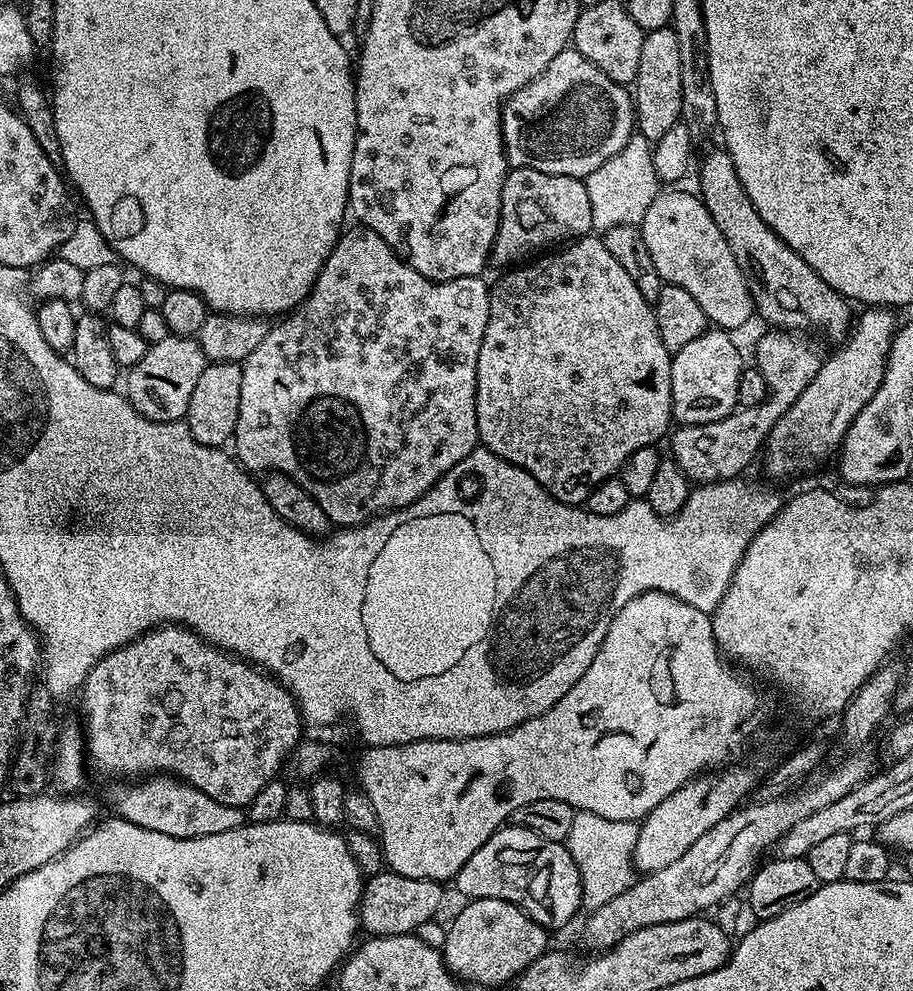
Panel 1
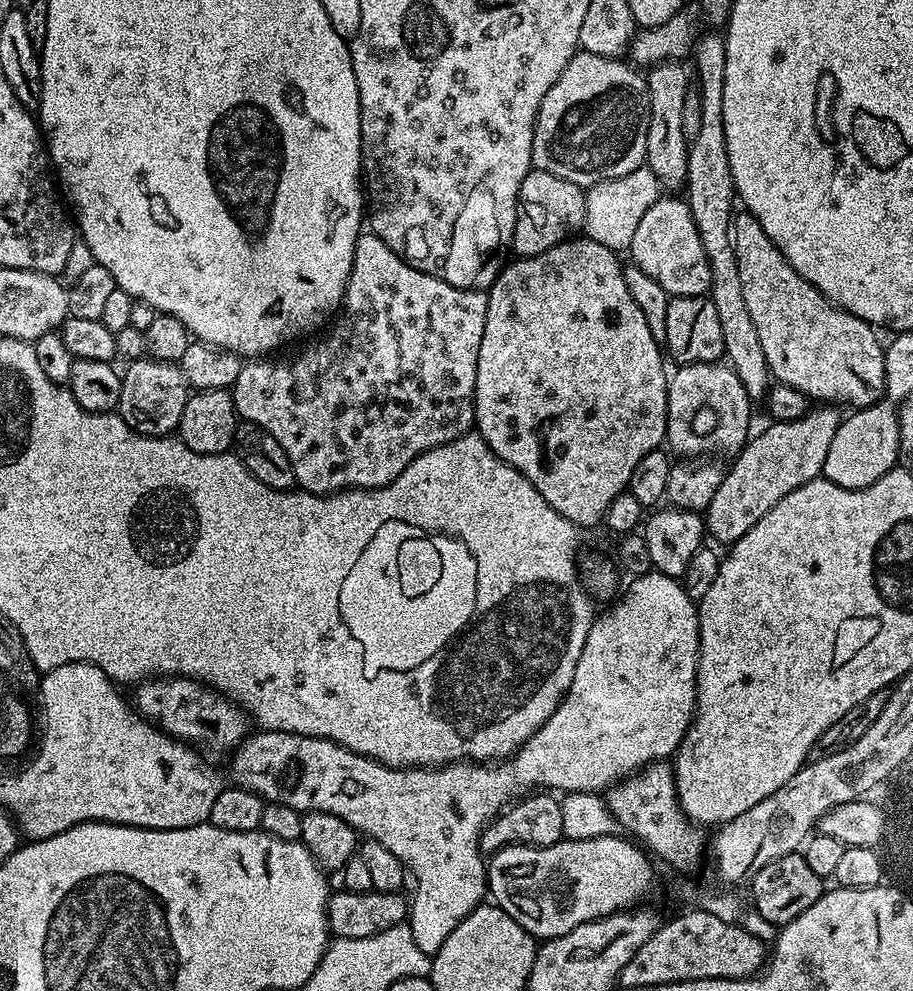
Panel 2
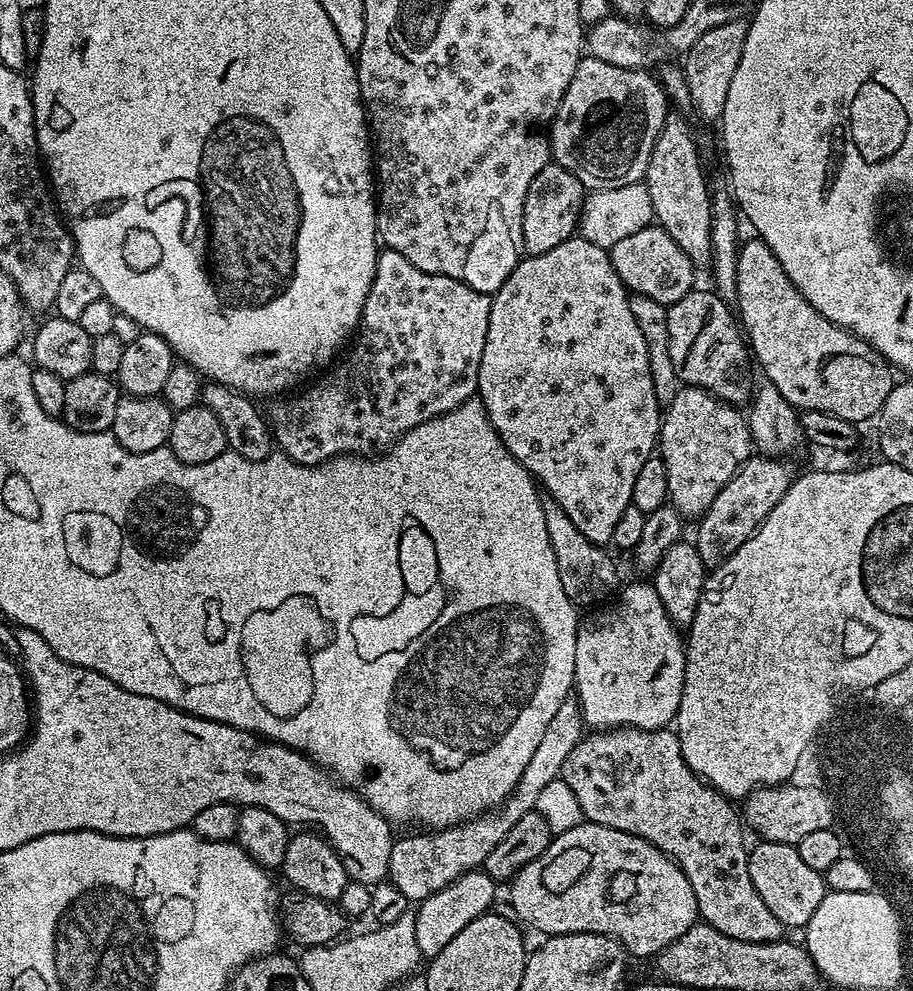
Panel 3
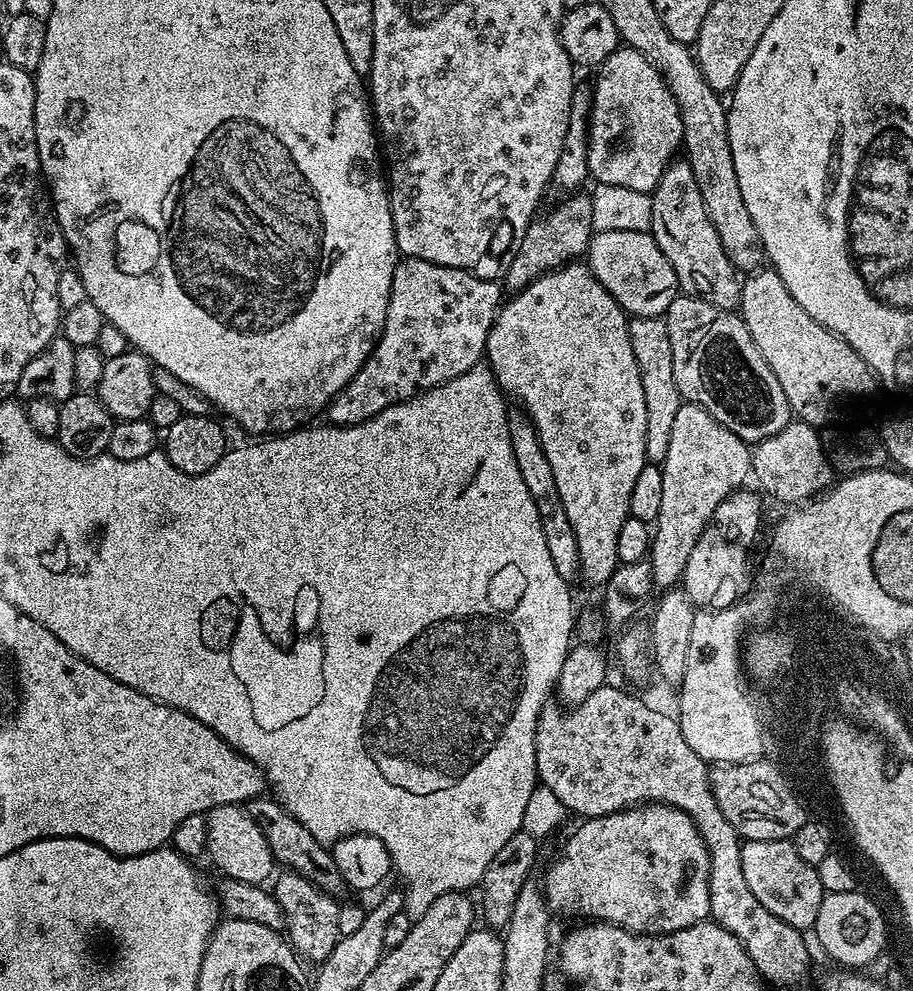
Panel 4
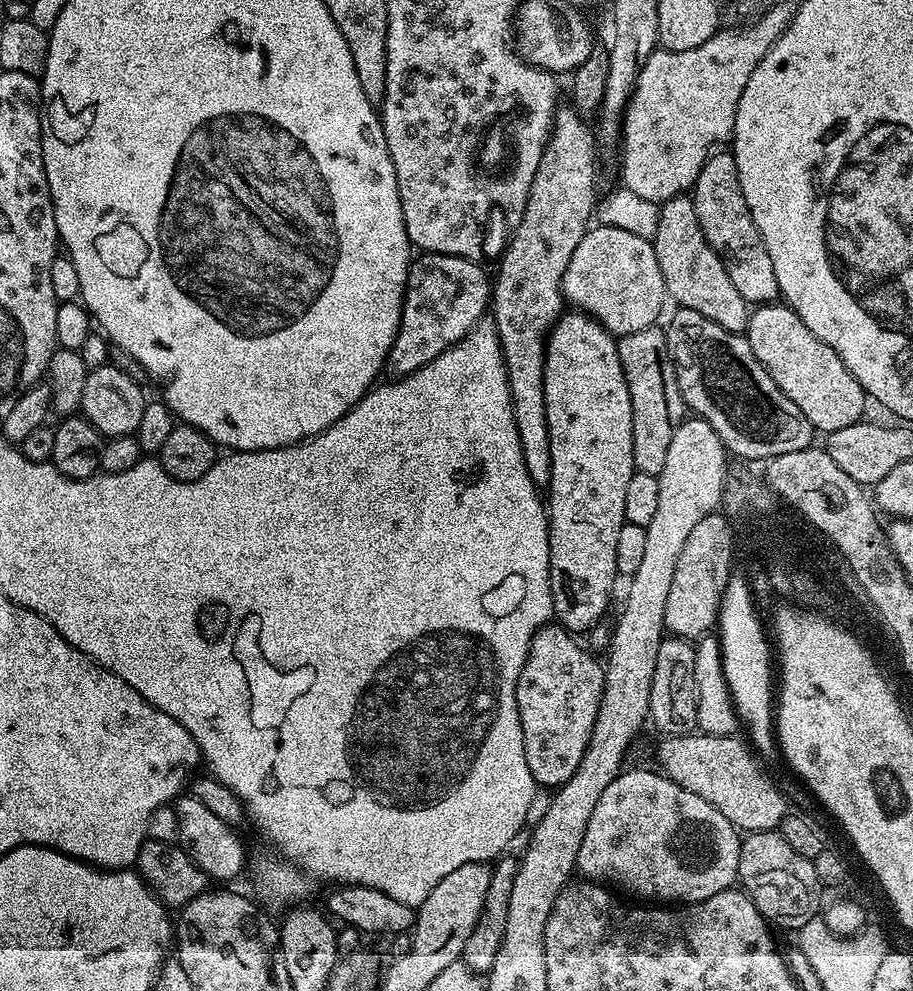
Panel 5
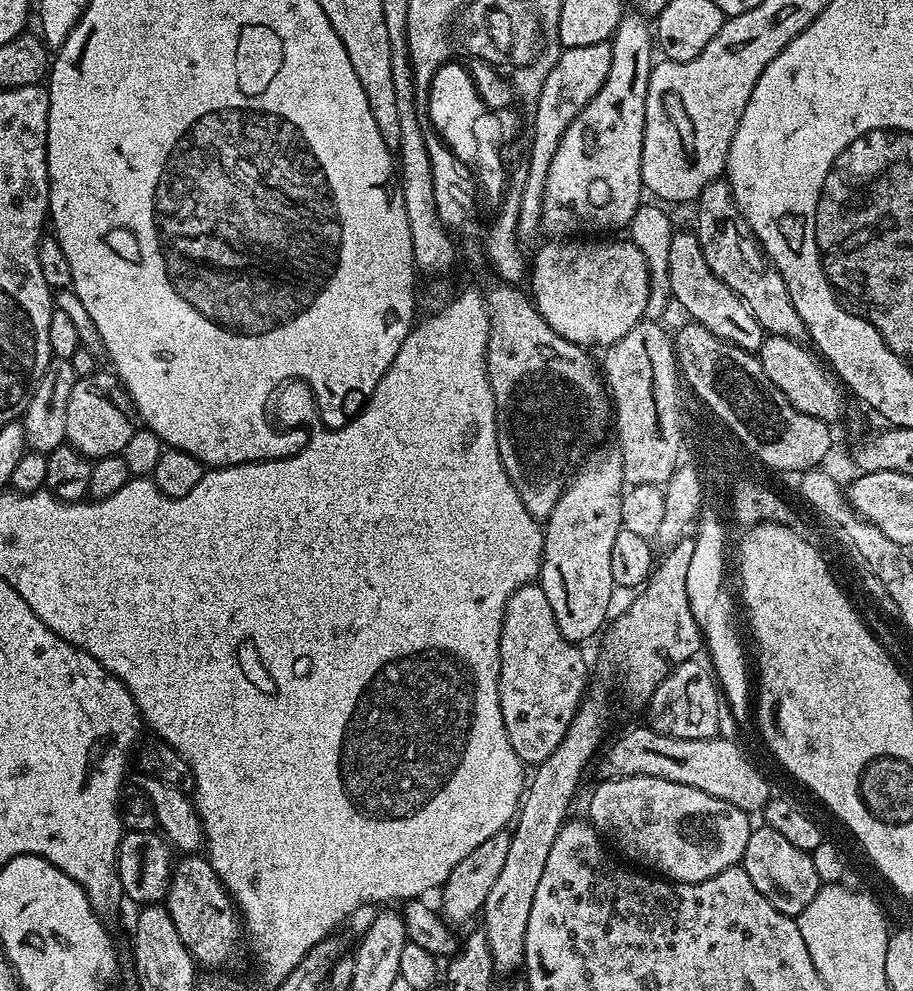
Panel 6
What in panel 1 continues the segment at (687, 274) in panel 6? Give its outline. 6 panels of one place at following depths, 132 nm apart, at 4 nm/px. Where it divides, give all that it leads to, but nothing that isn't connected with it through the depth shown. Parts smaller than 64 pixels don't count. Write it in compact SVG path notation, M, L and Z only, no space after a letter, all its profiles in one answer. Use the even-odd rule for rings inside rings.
M669 26L644 33L642 59L634 81L636 128L647 140L658 141L670 126L681 123L682 117L682 61L678 59L678 34Z

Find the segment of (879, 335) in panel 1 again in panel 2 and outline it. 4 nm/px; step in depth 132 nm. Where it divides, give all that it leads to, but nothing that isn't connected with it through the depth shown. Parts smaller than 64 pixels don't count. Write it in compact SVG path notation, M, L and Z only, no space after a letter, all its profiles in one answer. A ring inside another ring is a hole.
M816 406L802 418L778 420L769 423L769 428L762 429L757 436L755 433L748 443L735 453L733 460L736 461L733 462L732 469L729 467L725 471L722 486L718 486L718 491L714 493L714 498L710 501L706 513L707 535L713 536L718 543L724 544L723 546L735 544L738 538L742 538L742 534L746 534L746 530L750 530L754 526L754 522L758 522L758 518L762 518L770 510L774 510L774 506L778 506L778 502L782 502L782 498L786 498L786 494L798 490L798 486L802 486L806 482L817 479L823 473L826 453L830 450L830 441L834 439L841 419L842 412L839 407Z

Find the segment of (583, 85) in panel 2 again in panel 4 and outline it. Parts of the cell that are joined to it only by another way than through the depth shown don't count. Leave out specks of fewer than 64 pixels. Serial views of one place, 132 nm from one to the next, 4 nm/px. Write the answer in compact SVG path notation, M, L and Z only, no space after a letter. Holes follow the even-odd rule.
M616 48L610 58L601 62L596 74L596 84L591 85L592 115L588 118L588 170L591 179L596 184L626 186L626 190L642 190L651 194L656 191L669 164L677 159L684 143L678 102L670 94L660 71L633 48Z

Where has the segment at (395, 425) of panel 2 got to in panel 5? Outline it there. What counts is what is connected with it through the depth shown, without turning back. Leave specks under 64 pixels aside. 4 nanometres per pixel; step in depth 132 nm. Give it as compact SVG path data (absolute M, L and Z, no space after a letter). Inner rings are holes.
M437 252L417 255L409 264L400 325L387 363L397 377L409 376L438 358L485 317L490 308L490 276L480 267L475 260Z

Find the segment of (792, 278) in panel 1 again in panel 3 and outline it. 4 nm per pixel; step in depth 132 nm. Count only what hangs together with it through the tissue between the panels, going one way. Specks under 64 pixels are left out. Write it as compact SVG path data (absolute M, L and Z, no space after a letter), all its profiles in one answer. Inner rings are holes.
M745 239L740 245L738 290L734 304L738 309L738 318L751 355L759 371L760 368L764 371L763 379L778 386L778 394L782 394L782 398L786 398L786 402L790 402L800 412L822 410L826 414L834 414L853 422L868 420L871 416L872 419L879 417L894 383L892 365L865 340L859 340L853 332L847 332L842 326L818 314L818 310L810 306L810 302L797 290L794 282L790 282L786 270L782 270L782 262L774 258L770 246L766 246L762 239L751 239Z

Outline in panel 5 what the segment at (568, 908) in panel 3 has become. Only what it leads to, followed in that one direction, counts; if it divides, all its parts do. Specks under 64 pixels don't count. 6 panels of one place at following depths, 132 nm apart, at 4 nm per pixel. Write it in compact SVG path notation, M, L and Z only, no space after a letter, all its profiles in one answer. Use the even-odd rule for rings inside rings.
M630 768L621 771L610 782L610 786L602 790L602 798L598 798L594 814L590 814L582 847L578 849L576 872L584 875L581 877L588 882L605 886L617 884L618 887L641 896L644 899L641 901L671 902L676 906L697 904L733 887L740 875L738 858L742 836L728 821L726 814L714 810L714 806L710 806L706 798L690 794L690 790L659 771L647 772L644 768Z

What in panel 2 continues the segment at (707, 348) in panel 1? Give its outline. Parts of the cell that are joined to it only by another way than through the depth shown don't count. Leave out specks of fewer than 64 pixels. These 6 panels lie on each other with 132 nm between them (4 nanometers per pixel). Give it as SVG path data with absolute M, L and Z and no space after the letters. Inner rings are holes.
M727 363L685 364L671 373L668 382L668 434L666 444L673 453L681 452L684 458L720 458L723 452L735 454L748 443L750 431L748 423L752 420L753 401L749 400L738 374Z

